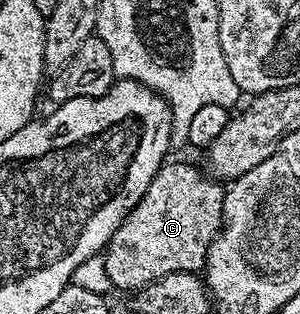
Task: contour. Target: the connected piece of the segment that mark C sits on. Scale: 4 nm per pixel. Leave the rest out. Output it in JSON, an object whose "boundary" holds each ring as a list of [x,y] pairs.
{"boundary":[[[167,160],[148,183],[148,191],[116,227],[104,250],[111,286],[137,291],[176,271],[198,273],[205,266],[210,245],[222,230],[223,186],[201,168]]]}

